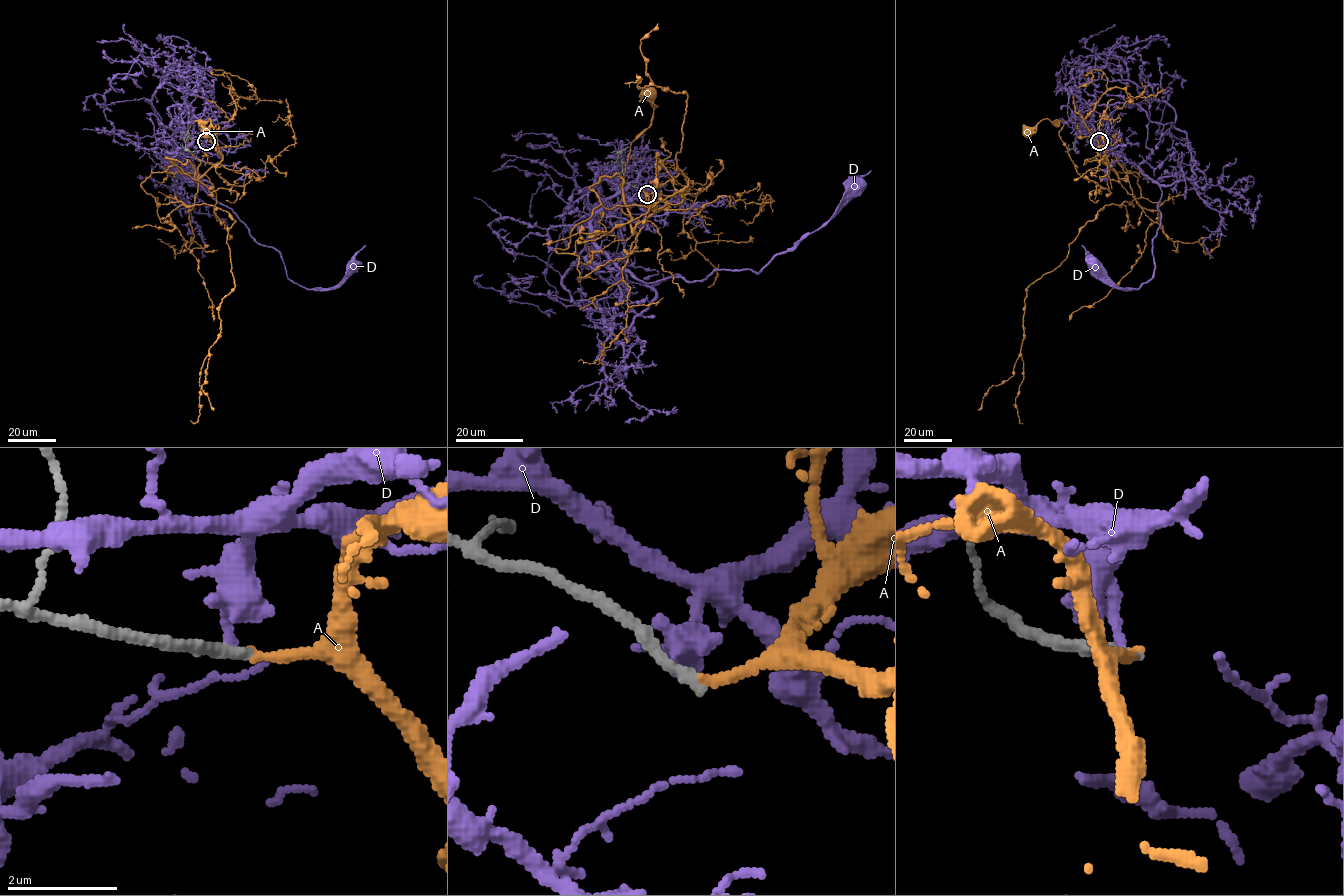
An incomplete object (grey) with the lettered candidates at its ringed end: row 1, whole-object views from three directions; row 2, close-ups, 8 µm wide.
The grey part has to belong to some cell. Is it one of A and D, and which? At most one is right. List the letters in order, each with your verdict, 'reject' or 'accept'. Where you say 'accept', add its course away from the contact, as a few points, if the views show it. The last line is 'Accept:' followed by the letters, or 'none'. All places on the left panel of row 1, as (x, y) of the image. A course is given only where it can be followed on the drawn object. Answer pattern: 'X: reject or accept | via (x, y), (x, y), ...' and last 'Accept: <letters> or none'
A: accept | via (206, 141), (221, 160), (197, 178), (200, 161), (187, 148), (187, 132), (194, 121), (209, 118), (207, 133)
D: reject
Accept: A

